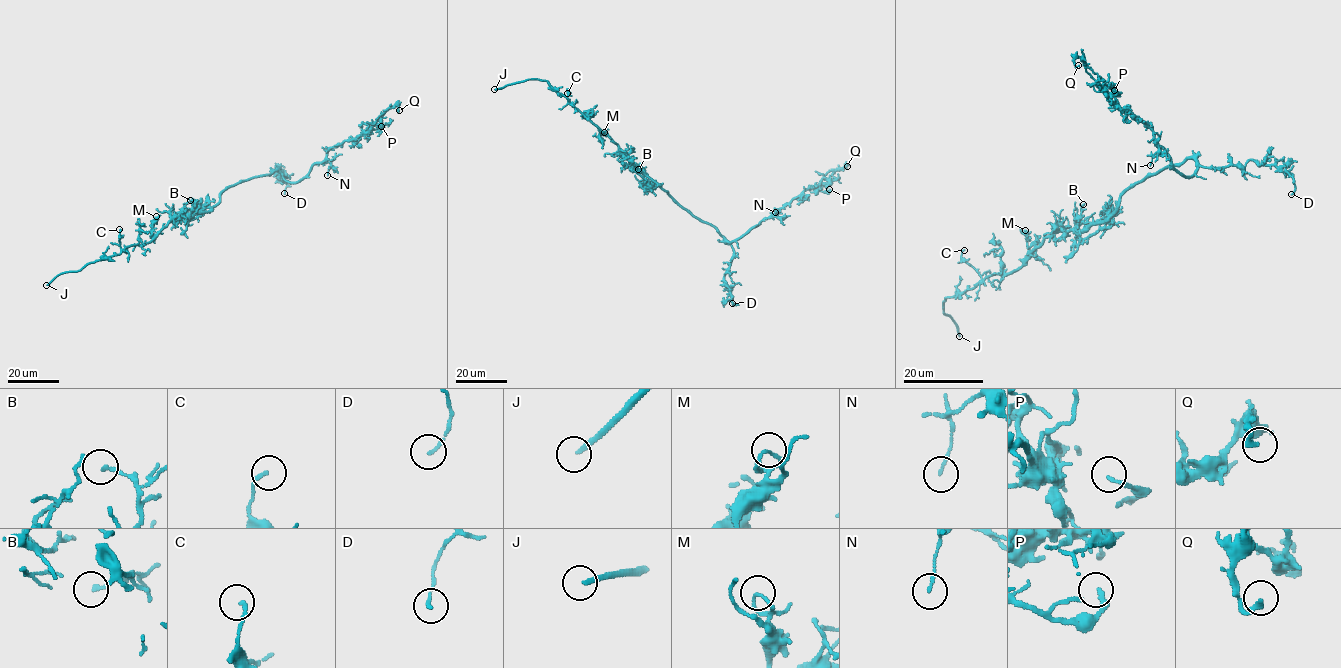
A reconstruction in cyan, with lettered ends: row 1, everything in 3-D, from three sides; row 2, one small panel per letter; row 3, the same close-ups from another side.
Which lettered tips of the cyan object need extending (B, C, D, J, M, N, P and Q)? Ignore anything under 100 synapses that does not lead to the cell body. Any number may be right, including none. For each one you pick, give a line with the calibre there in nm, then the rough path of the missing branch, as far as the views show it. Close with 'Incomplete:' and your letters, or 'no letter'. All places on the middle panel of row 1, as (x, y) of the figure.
J: calibre 200 nm
Incomplete: J

